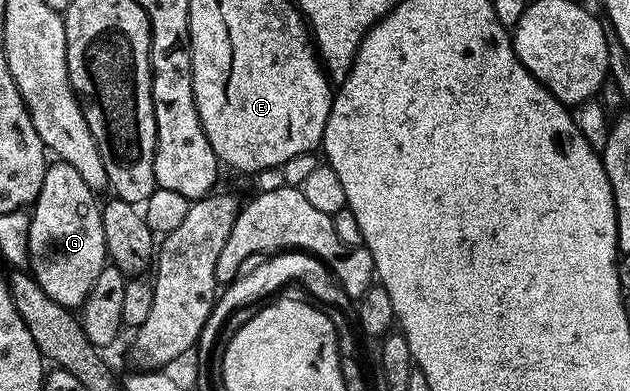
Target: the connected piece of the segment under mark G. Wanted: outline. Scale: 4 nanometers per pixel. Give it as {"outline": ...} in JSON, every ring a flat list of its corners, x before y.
{"outline":[[53,161,46,166,39,197,31,205,28,270,51,301,70,309,80,308,95,277,107,266,102,204,97,199,72,165]]}

